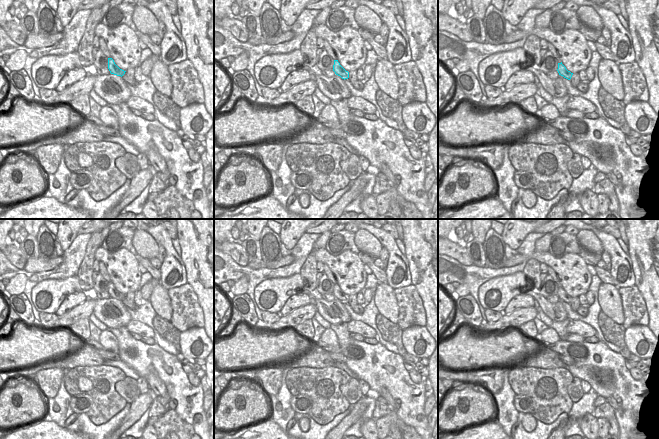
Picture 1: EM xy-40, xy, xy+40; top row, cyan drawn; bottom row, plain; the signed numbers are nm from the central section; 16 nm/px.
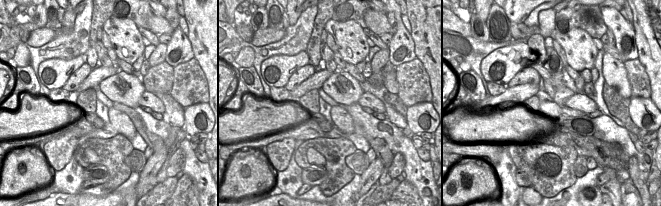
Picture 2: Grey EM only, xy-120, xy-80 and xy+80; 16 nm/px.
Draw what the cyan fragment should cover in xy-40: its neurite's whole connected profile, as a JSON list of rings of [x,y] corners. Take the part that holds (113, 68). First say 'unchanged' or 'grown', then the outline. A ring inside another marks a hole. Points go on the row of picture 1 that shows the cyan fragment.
unchanged; [[[108,58],[108,69],[111,74],[117,75],[117,76],[123,76],[126,71],[120,69],[114,62],[112,58]]]

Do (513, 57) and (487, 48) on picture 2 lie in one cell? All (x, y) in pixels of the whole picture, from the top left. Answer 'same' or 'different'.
different

